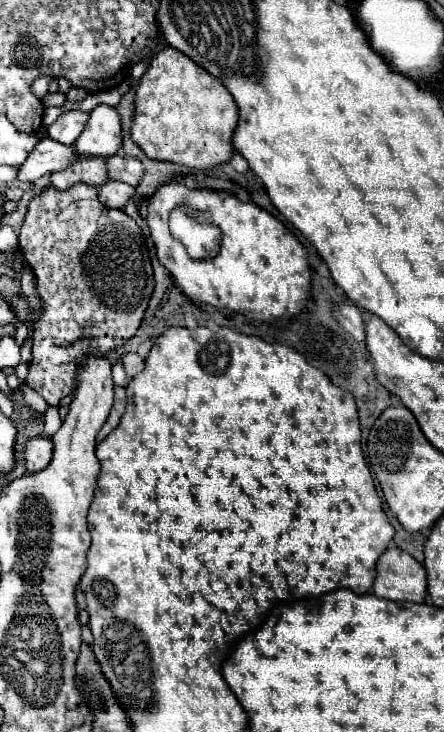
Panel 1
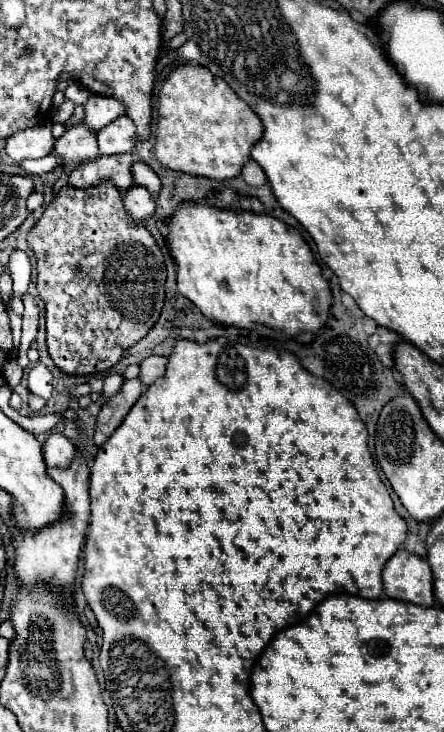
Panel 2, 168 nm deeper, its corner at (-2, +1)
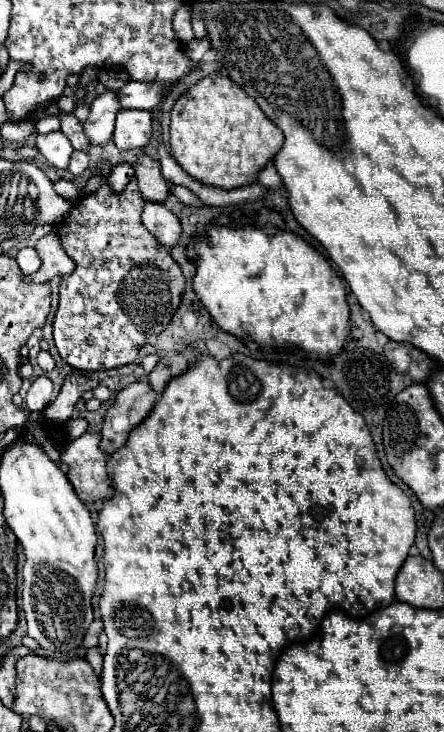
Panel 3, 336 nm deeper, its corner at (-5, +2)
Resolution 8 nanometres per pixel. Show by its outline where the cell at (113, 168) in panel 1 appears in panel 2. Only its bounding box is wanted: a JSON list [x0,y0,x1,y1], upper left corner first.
[133,162,161,194]

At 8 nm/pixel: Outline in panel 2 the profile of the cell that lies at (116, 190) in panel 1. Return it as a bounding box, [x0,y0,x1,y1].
[123,186,155,224]

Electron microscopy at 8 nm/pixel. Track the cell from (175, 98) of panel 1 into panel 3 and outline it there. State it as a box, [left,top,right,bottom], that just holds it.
[170,73,282,189]

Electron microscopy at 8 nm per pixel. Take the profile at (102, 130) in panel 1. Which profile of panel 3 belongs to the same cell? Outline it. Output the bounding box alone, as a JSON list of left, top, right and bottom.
[114,111,152,151]

